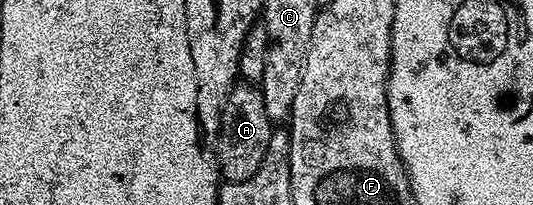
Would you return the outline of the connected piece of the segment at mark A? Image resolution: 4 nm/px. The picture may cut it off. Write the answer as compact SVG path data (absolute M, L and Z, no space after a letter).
M236 83L223 101L223 112L219 115L219 131L214 142L215 157L219 161L219 172L224 182L249 179L261 167L269 139L273 132L273 122L265 111L262 91L251 83Z

